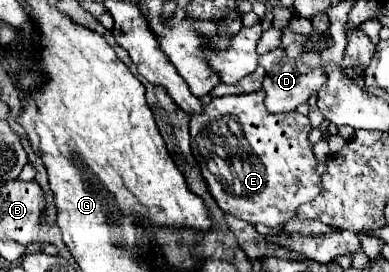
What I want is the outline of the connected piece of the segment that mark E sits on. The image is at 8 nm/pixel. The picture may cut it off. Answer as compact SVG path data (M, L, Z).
M263 90L258 92L252 92L252 94L240 94L240 96L222 96L222 98L212 98L212 102L204 104L204 112L202 116L190 116L190 138L192 138L192 156L196 158L198 166L200 166L200 172L208 184L208 190L210 194L214 196L216 204L226 212L226 214L232 214L240 220L246 220L248 224L266 224L270 228L276 228L276 226L284 226L294 214L296 214L296 208L304 202L310 202L314 200L318 194L322 194L324 186L322 186L322 178L316 174L316 158L314 158L314 148L312 148L312 142L308 140L310 136L310 118L308 116L302 116L298 114L296 110L290 112L290 114L272 114L268 112L265 106L265 92Z

